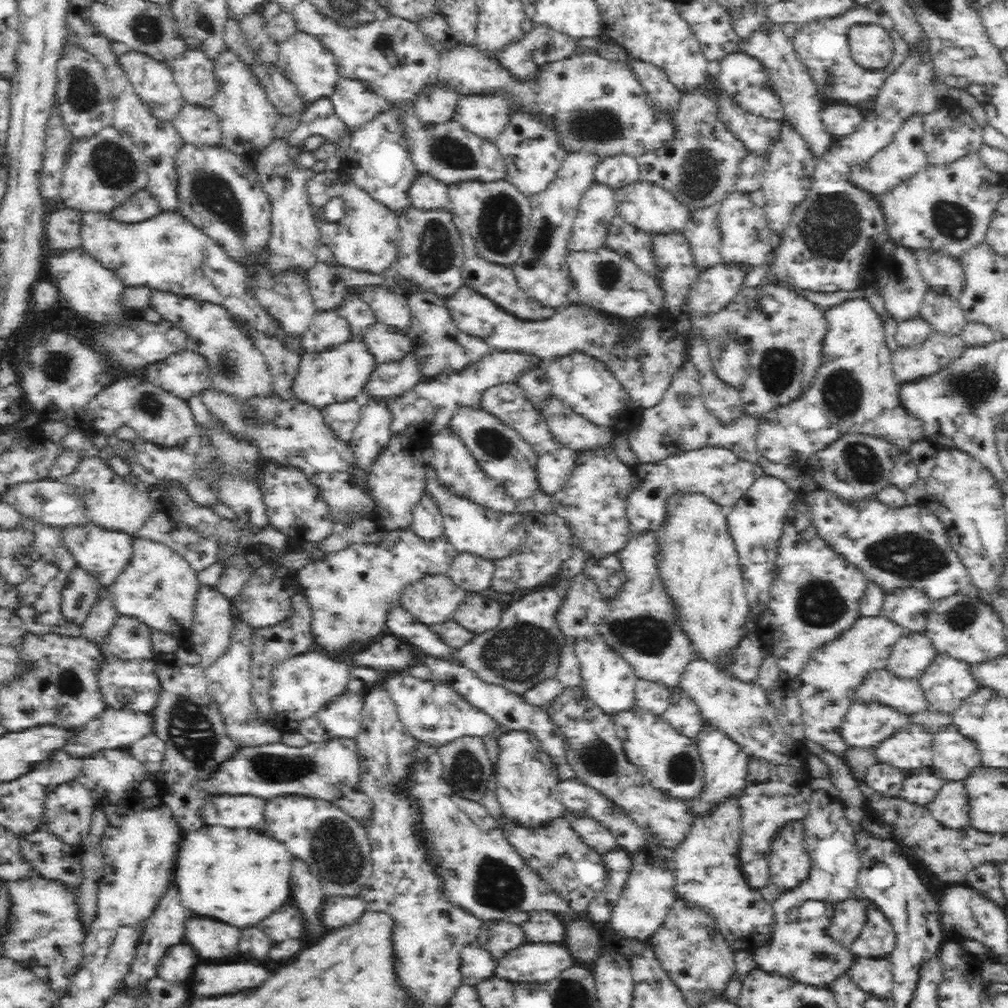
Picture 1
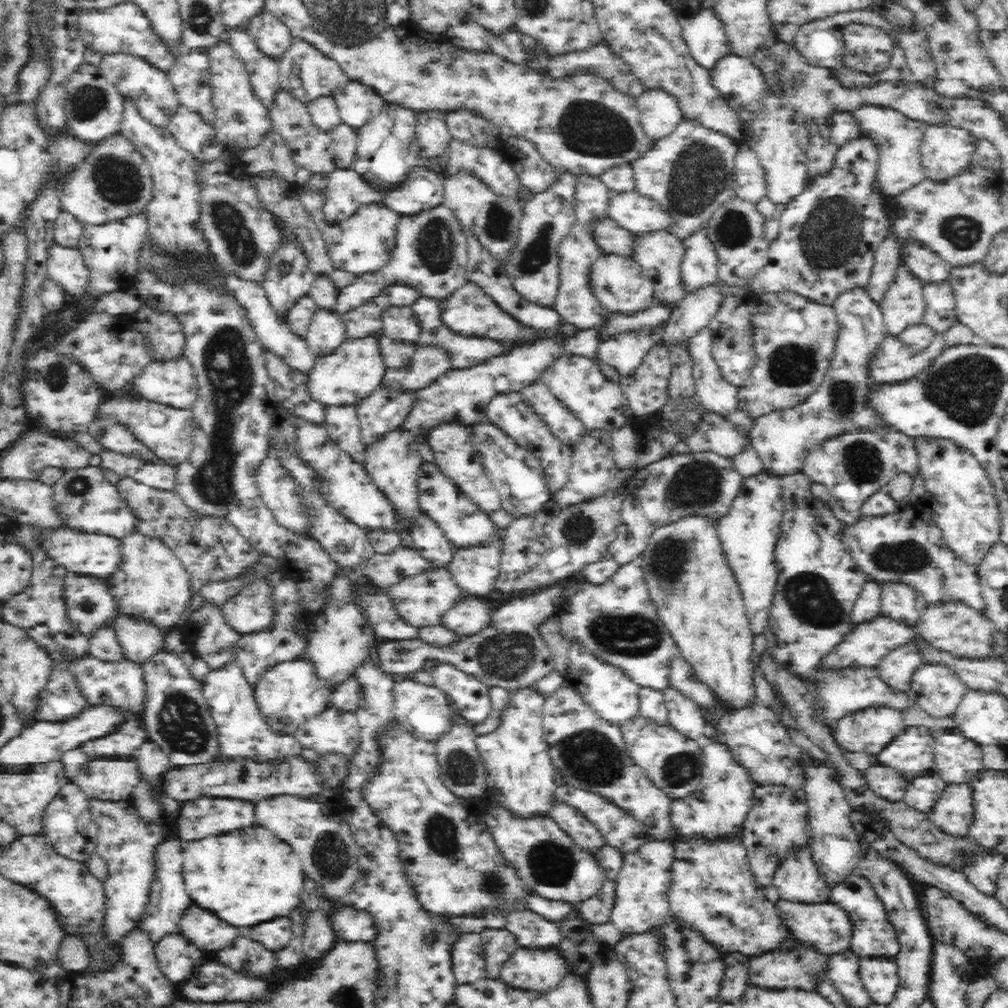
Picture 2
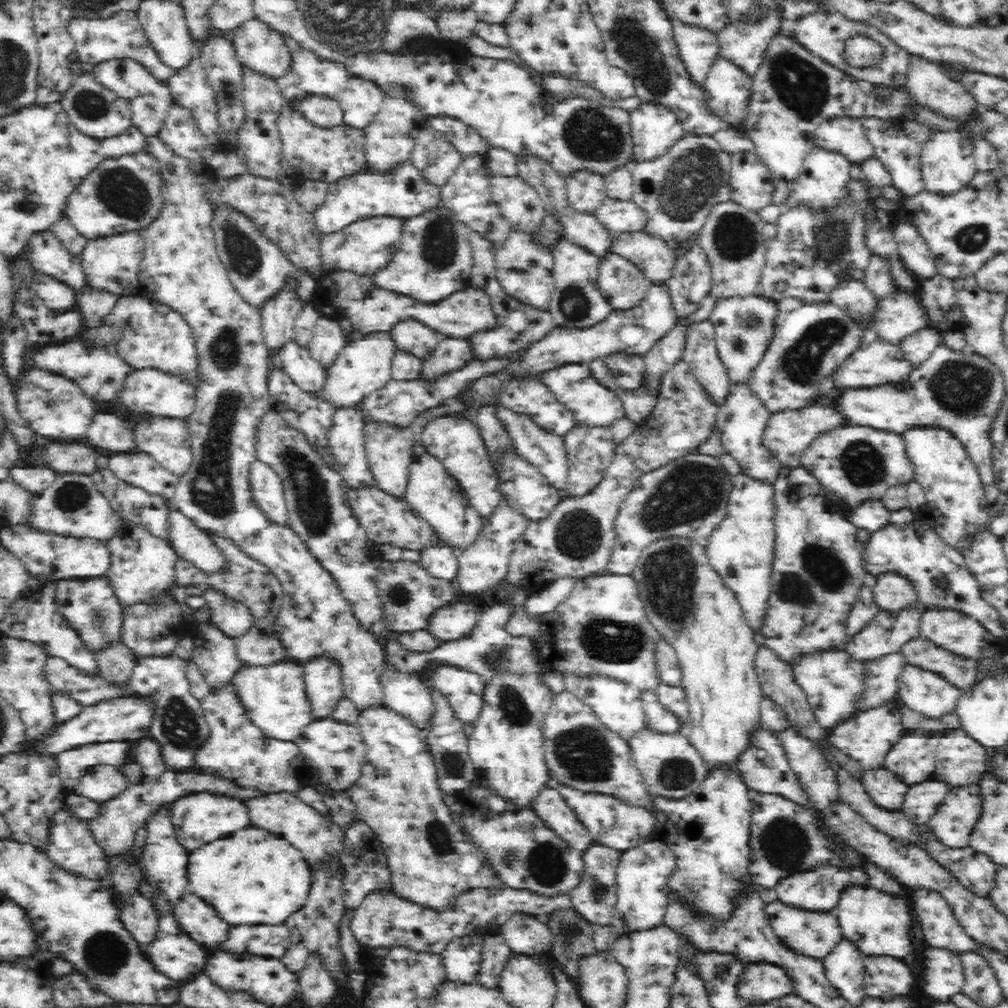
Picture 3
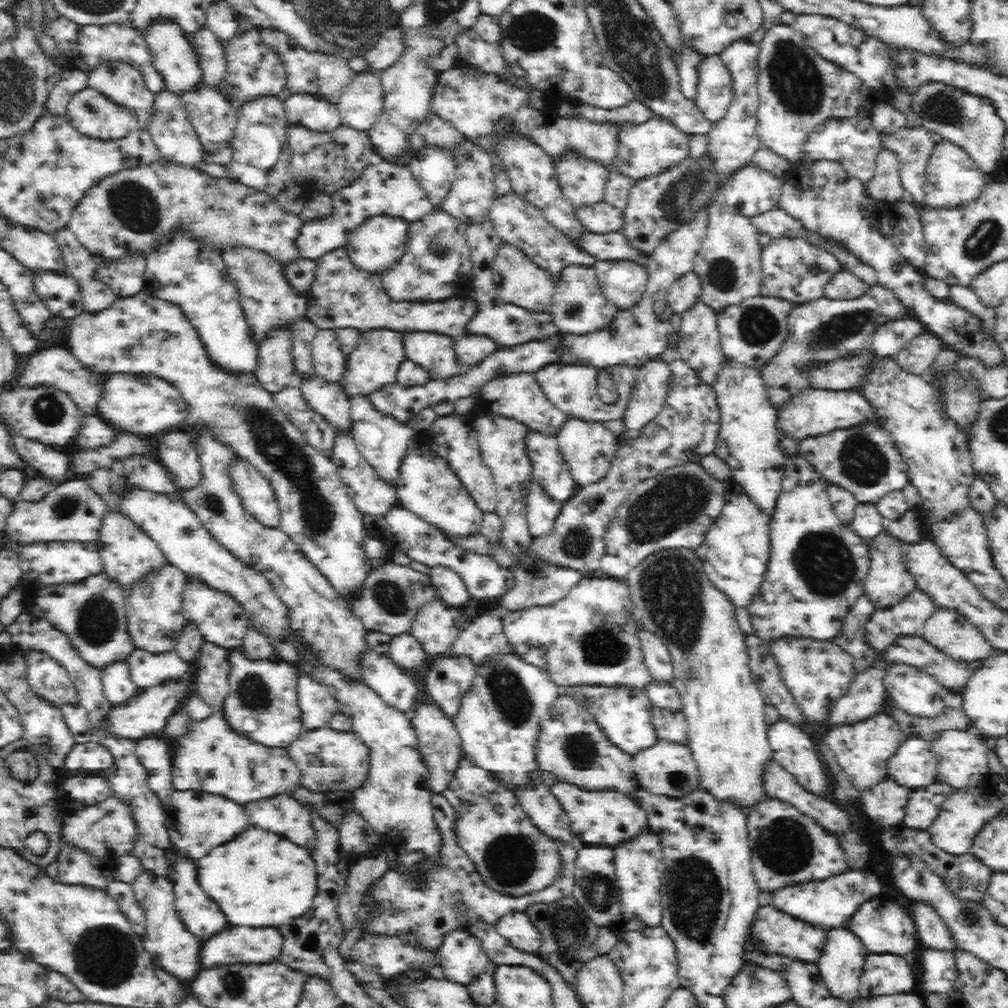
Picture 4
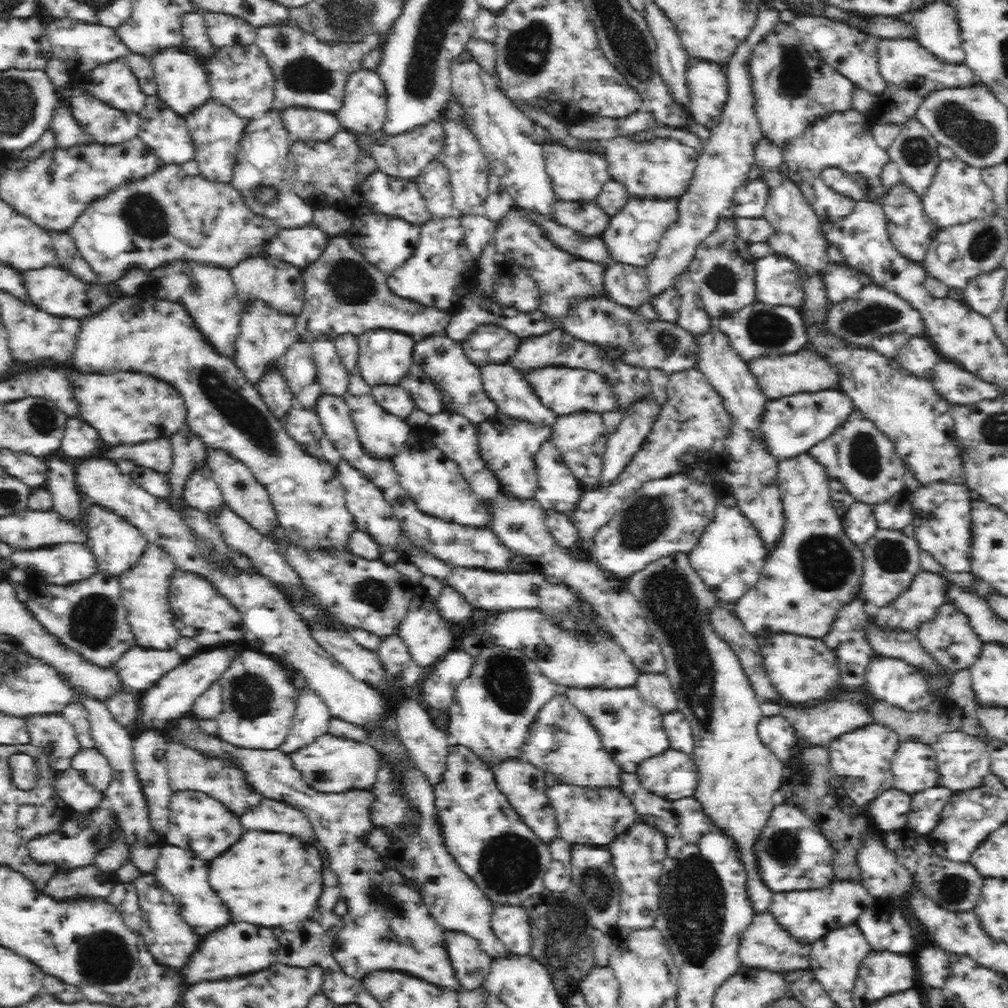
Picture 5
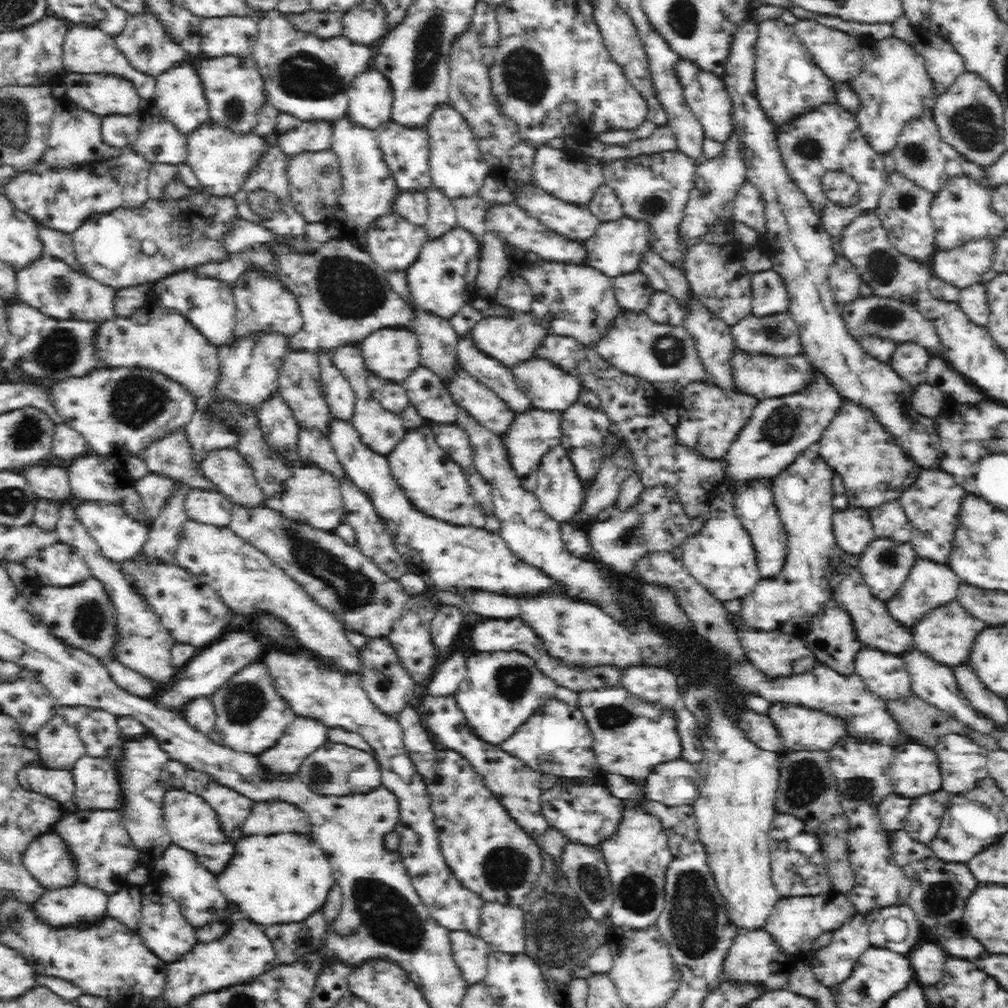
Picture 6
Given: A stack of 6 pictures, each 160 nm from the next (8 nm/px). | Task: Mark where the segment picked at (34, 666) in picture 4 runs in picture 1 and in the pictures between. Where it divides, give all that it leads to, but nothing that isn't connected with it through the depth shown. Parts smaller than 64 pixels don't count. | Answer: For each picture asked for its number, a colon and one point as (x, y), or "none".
1: (135, 684)
2: (121, 684)
3: (87, 688)

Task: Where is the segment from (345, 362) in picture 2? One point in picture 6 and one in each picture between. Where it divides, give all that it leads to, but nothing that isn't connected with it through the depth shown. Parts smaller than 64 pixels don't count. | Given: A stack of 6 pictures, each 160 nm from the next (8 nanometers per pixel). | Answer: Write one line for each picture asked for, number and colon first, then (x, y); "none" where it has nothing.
3: (364, 365)
4: (373, 363)
5: (385, 355)
6: (390, 354)

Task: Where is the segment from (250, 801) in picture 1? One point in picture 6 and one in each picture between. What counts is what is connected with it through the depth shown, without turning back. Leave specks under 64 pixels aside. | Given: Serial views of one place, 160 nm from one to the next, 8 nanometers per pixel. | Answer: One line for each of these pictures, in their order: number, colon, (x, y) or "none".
2: (203, 816)
3: (203, 818)
4: (203, 820)
5: (208, 827)
6: (192, 823)

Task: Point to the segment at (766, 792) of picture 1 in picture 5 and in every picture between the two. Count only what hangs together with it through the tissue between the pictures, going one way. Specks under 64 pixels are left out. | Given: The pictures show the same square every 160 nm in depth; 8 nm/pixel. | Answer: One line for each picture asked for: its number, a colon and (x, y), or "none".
2: (774, 824)
3: (784, 837)
4: (787, 846)
5: (791, 853)

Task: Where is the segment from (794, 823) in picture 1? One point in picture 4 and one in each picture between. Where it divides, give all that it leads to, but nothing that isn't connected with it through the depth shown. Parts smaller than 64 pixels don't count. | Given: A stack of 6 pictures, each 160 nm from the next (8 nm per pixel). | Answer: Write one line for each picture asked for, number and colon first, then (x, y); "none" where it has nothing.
2: (797, 880)
3: (818, 889)
4: (828, 902)

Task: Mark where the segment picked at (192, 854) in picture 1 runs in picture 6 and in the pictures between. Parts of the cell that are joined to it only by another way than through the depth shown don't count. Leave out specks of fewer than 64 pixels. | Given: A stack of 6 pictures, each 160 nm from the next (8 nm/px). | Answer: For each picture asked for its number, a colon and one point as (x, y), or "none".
2: (246, 877)
3: (252, 878)
4: (259, 880)
5: (267, 879)
6: (279, 879)

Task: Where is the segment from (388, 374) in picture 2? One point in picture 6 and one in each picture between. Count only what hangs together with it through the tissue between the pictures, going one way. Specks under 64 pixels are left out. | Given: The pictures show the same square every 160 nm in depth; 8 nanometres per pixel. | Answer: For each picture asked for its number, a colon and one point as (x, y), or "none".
3: (450, 354)
4: (470, 349)
5: (488, 344)
6: (510, 340)

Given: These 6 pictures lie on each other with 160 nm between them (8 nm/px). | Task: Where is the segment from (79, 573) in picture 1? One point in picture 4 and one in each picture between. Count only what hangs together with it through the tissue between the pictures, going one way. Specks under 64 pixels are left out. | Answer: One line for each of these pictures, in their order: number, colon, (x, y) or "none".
2: (89, 604)
3: (90, 606)
4: (92, 612)

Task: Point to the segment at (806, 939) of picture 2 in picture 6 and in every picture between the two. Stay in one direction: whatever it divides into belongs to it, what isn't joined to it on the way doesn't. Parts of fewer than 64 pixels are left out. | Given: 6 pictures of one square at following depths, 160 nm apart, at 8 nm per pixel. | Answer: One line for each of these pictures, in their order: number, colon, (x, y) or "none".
3: (815, 933)
4: (778, 932)
5: (766, 944)
6: (754, 956)

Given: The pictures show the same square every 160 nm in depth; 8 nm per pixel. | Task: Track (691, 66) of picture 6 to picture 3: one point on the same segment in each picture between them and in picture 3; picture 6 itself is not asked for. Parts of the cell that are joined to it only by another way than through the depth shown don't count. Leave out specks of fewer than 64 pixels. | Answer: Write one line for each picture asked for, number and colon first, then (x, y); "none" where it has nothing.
3: (729, 89)
4: (715, 86)
5: (708, 87)

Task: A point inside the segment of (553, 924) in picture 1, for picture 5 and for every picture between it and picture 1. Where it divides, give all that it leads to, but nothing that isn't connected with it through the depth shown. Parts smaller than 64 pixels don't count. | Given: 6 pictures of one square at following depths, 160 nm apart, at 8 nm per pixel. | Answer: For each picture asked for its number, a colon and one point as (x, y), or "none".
2: (531, 929)
3: (524, 933)
4: (518, 931)
5: (510, 924)

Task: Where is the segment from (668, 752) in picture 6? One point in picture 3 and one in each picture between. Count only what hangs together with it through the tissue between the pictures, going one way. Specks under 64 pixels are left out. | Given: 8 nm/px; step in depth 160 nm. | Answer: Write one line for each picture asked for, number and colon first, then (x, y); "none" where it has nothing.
3: (618, 705)
4: (623, 713)
5: (631, 729)

